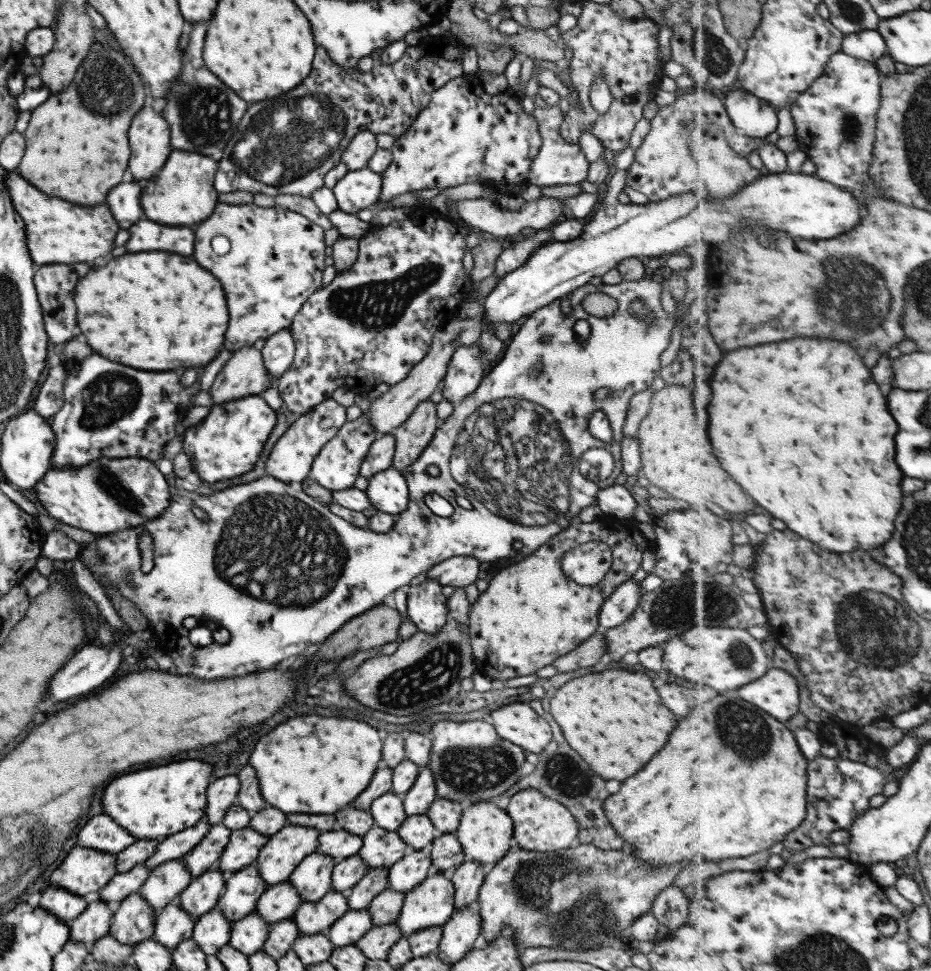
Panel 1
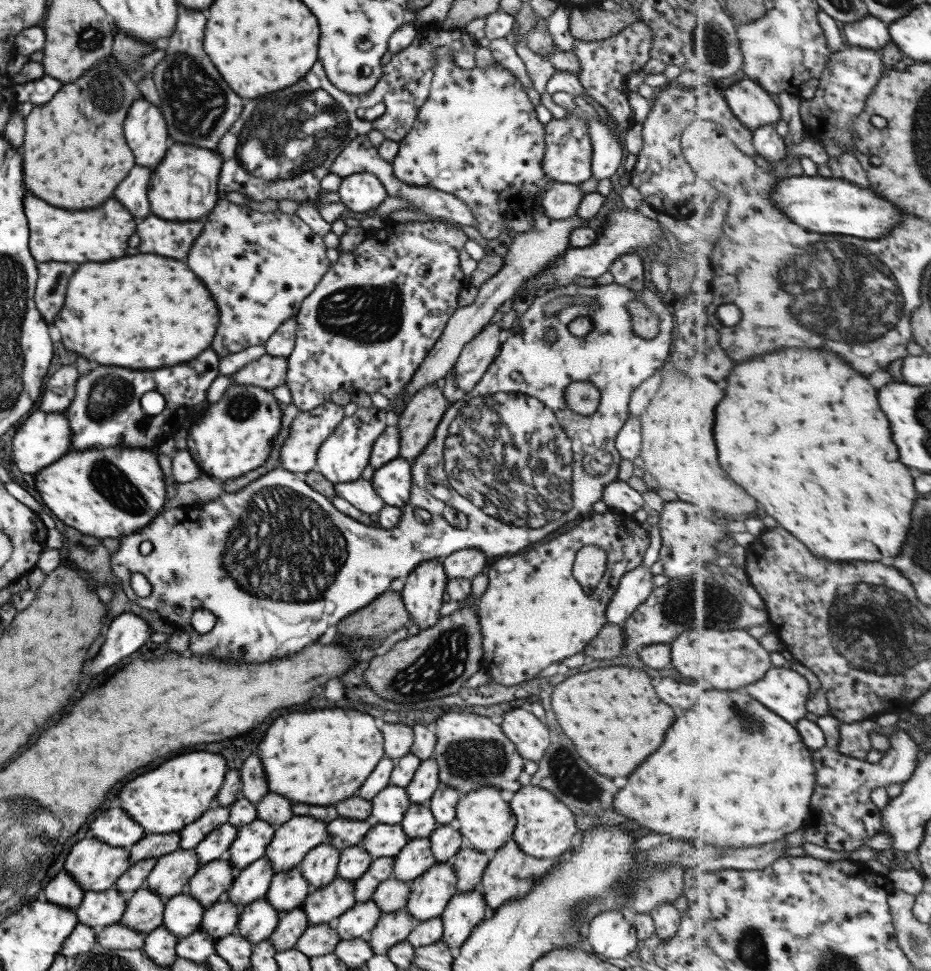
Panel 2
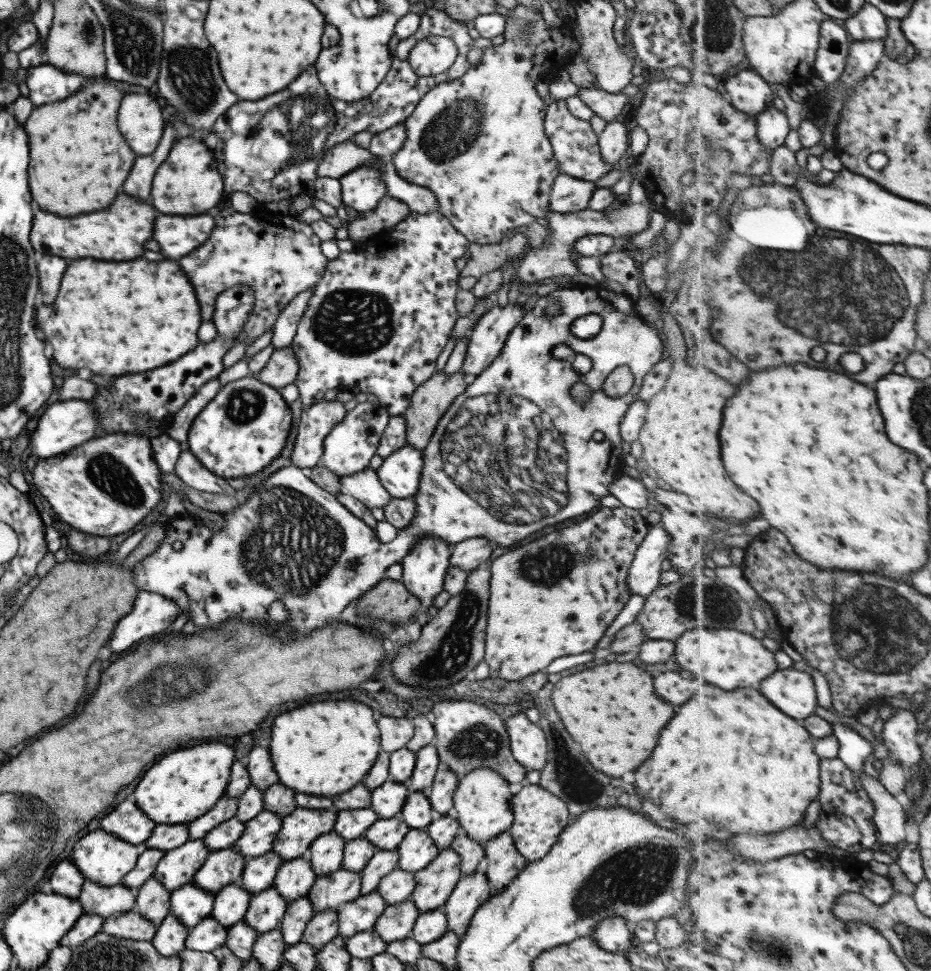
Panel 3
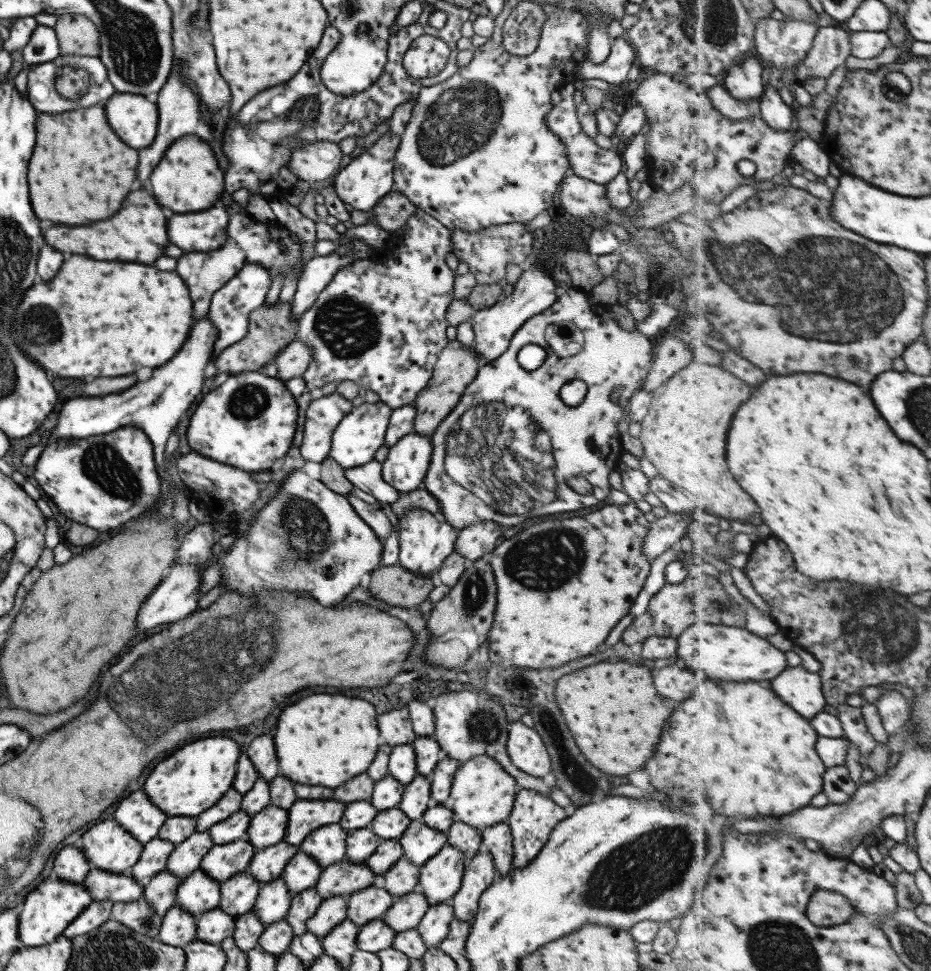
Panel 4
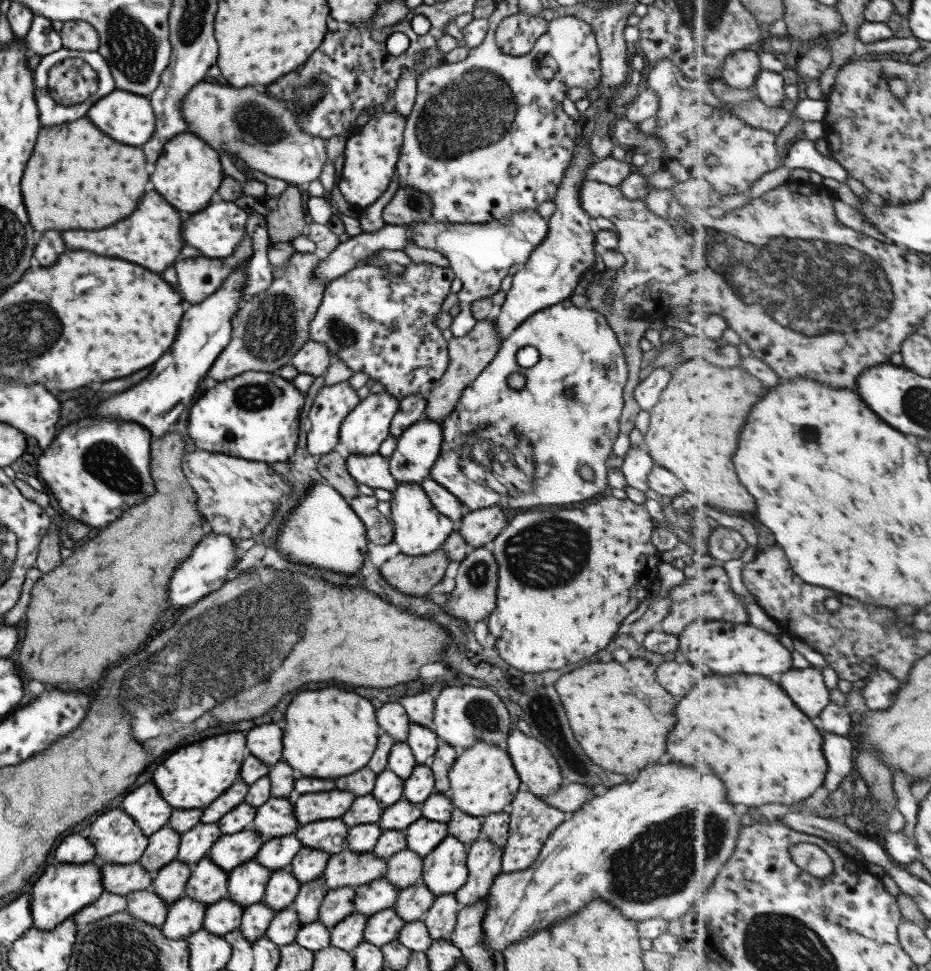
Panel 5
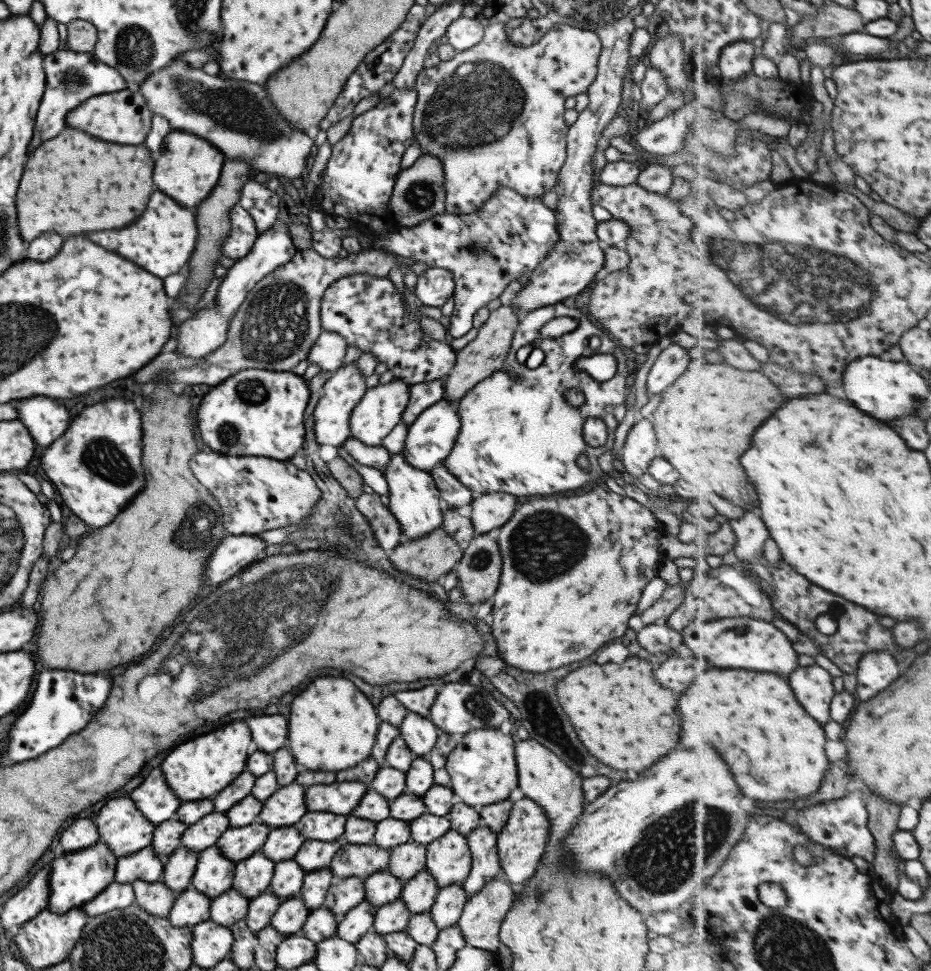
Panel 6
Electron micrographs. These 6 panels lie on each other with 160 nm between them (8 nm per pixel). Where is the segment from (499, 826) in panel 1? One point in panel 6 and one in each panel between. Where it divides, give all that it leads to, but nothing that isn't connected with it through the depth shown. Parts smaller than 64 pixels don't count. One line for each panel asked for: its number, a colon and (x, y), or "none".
2: (486, 822)
3: (481, 801)
4: (481, 794)
5: (482, 781)
6: (482, 769)

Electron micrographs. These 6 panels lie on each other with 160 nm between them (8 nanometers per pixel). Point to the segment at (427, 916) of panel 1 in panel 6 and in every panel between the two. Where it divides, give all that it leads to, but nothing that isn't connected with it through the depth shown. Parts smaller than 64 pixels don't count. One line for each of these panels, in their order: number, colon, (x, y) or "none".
2: (428, 894)
3: (432, 886)
4: (439, 878)
5: (443, 870)
6: (447, 859)

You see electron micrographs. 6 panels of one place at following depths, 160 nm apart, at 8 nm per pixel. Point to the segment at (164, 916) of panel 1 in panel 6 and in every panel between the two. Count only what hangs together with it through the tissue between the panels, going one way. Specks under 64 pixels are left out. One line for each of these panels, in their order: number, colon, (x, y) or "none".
2: (181, 915)
3: (190, 904)
4: (196, 893)
5: (207, 883)
6: (213, 873)

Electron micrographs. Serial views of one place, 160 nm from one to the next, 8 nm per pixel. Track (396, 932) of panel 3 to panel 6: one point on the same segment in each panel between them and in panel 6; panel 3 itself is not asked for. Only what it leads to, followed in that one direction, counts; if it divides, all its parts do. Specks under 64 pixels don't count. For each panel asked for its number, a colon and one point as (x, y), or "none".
4: (405, 912)
5: (412, 902)
6: (418, 893)

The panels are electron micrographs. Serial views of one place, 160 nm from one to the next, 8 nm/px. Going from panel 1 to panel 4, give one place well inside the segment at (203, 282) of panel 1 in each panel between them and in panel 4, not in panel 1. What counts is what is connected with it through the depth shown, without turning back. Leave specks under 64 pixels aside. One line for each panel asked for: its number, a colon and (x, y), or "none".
2: (142, 312)
3: (112, 317)
4: (94, 318)

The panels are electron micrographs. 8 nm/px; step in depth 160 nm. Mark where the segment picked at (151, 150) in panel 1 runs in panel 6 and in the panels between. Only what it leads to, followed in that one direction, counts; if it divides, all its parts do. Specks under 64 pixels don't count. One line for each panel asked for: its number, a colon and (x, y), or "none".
2: (144, 127)
3: (139, 120)
4: (132, 117)
5: (126, 117)
6: (122, 117)

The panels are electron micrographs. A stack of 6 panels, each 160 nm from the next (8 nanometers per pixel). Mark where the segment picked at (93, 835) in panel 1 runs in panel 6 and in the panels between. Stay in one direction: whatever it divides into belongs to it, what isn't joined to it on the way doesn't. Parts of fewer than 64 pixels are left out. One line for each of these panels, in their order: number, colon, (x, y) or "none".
2: (115, 828)
3: (126, 822)
4: (136, 815)
5: (144, 806)
6: (152, 797)

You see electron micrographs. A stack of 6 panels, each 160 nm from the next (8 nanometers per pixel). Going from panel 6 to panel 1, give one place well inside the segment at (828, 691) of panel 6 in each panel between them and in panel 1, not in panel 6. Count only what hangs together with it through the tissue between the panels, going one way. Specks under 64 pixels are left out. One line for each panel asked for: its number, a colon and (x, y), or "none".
1: (777, 692)
2: (784, 690)
3: (792, 690)
4: (803, 690)
5: (807, 686)

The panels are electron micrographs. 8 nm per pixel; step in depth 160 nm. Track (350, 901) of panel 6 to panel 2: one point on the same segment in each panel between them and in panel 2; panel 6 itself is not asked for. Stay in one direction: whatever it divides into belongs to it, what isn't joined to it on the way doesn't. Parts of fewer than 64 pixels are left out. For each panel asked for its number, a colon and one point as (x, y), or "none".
2: (316, 940)
3: (323, 927)
4: (331, 911)
5: (337, 904)

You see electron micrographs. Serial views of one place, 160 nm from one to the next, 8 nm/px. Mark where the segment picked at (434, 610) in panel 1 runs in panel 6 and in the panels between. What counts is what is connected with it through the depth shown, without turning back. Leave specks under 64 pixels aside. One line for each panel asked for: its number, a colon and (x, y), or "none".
2: (421, 595)
3: (424, 566)
4: (424, 540)
5: (418, 529)
6: (414, 501)

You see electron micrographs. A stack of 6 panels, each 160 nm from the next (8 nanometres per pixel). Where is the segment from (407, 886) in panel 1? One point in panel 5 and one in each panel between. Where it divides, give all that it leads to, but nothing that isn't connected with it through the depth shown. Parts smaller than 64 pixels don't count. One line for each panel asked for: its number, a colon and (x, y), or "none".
2: (414, 858)
3: (416, 849)
4: (418, 842)
5: (422, 836)

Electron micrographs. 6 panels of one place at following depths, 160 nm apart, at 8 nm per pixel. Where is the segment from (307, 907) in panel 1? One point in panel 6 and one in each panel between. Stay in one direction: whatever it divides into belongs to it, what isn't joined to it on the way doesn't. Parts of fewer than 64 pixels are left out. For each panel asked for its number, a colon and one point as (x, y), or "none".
2: (324, 905)
3: (328, 892)
4: (341, 879)
5: (346, 869)
6: (350, 860)

